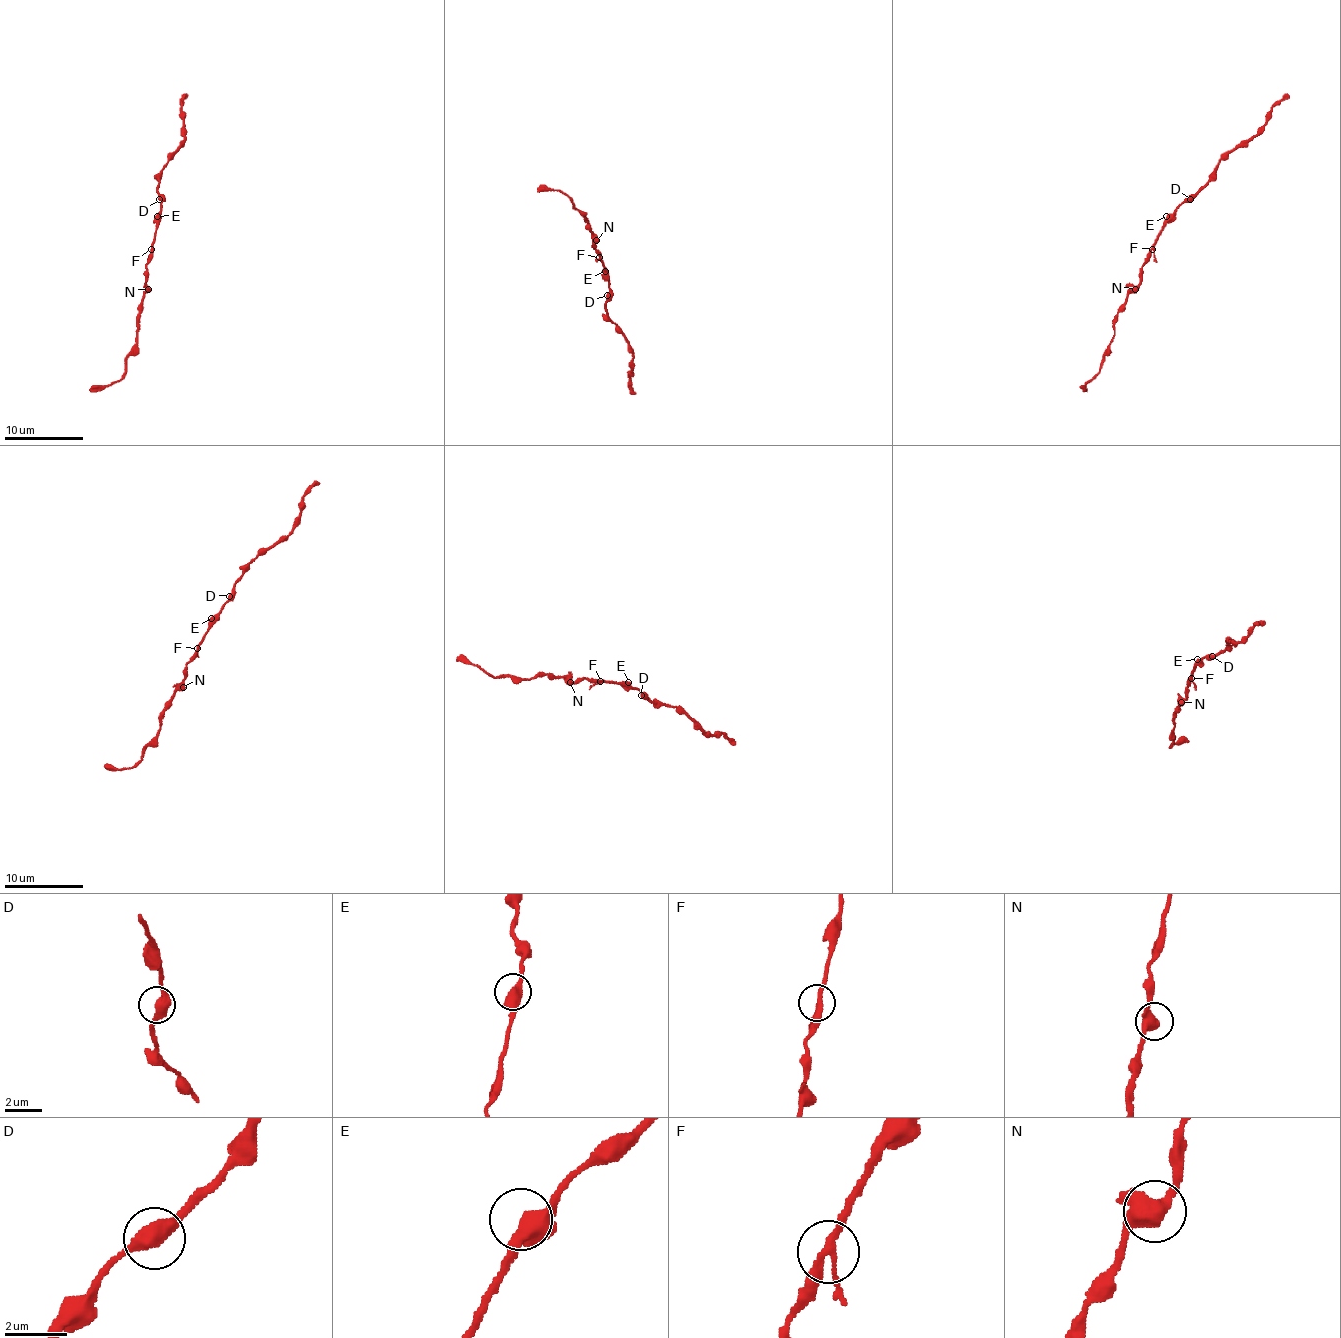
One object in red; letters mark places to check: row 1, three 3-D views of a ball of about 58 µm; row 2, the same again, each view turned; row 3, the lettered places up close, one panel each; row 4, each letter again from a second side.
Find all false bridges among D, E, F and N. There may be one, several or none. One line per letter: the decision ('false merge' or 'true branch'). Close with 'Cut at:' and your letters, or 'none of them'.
D: true branch
E: true branch
F: true branch
N: true branch
Cut at: none of them

